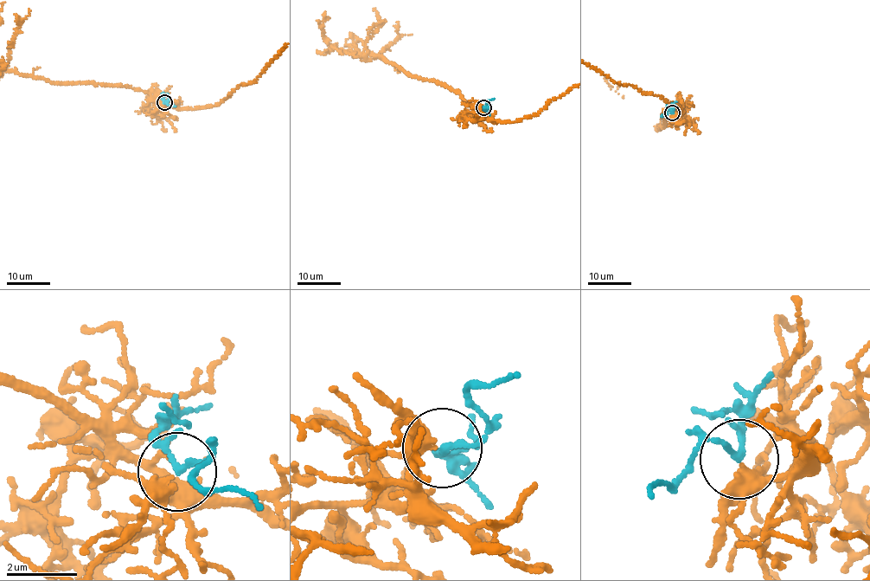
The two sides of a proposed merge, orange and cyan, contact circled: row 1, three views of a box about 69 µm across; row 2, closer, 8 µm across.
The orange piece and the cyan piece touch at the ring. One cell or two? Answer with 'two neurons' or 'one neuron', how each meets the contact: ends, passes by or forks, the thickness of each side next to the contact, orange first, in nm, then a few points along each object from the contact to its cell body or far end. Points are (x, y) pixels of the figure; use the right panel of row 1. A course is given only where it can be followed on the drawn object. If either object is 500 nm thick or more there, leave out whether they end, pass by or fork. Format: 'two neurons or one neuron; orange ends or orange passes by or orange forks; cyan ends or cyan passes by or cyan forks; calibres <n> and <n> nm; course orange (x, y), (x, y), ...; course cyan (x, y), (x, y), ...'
one neuron; orange forks; cyan forks; calibres 320 and 120 nm; course cyan (673, 112), (668, 110), (662, 117)

